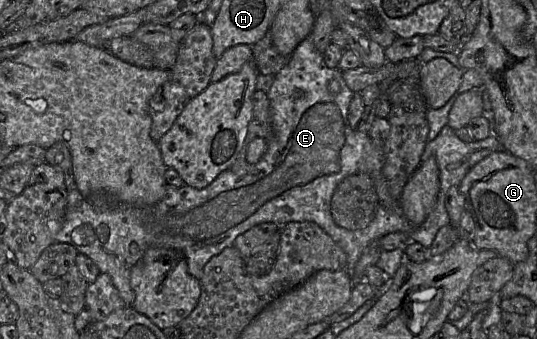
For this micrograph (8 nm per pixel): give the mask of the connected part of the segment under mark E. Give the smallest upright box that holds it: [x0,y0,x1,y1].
[55,34,503,307]

